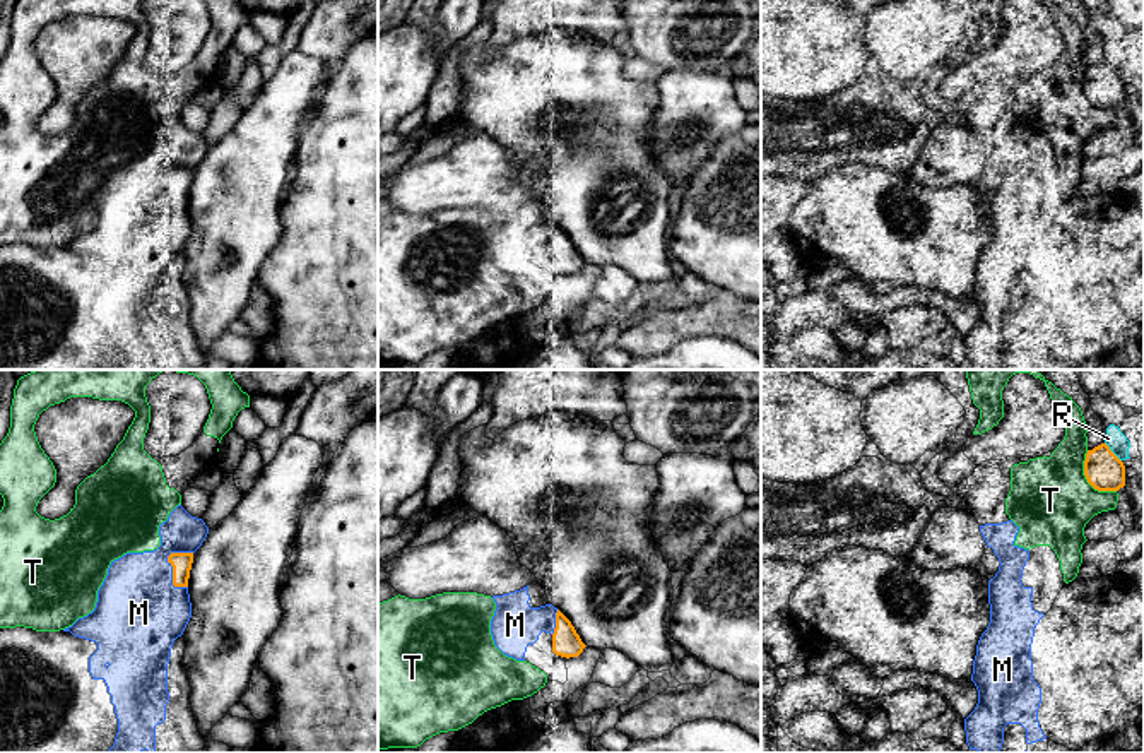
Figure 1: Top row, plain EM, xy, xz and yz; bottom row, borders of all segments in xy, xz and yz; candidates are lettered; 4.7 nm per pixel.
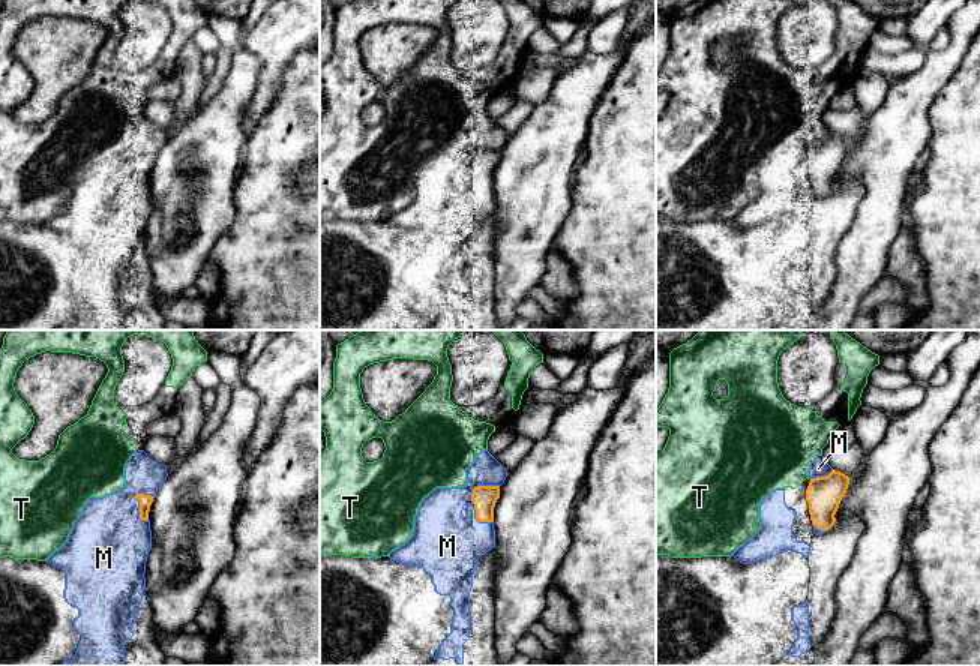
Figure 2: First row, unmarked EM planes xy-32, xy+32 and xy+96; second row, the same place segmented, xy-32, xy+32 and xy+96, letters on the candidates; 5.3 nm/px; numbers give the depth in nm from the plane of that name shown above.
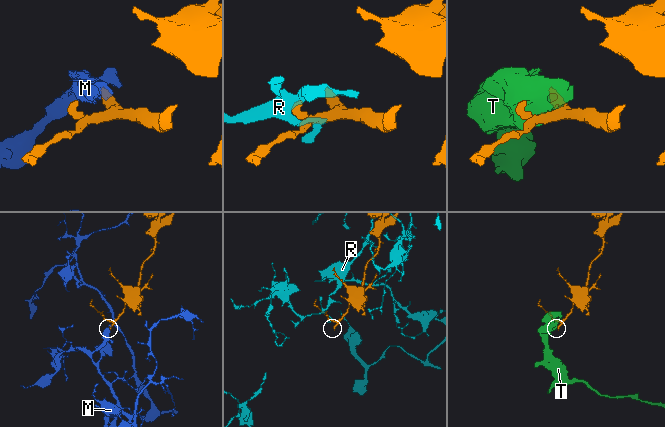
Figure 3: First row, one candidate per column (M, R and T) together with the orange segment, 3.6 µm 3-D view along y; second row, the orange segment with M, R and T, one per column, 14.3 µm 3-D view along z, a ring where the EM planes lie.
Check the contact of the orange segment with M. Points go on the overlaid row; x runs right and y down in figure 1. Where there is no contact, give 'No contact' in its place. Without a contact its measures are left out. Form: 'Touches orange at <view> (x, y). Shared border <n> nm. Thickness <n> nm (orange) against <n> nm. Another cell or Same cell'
Touches orange at xy (173, 575). Shared border 190 nm. Thickness 100 nm (orange) against 420 nm. Same cell

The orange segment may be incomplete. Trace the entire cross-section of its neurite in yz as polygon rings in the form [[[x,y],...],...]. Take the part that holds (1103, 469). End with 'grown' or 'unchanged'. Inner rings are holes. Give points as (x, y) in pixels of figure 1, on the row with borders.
[[[1106,443],[1088,450],[1084,476],[1098,491],[1118,491],[1125,486],[1125,465]]] | unchanged

